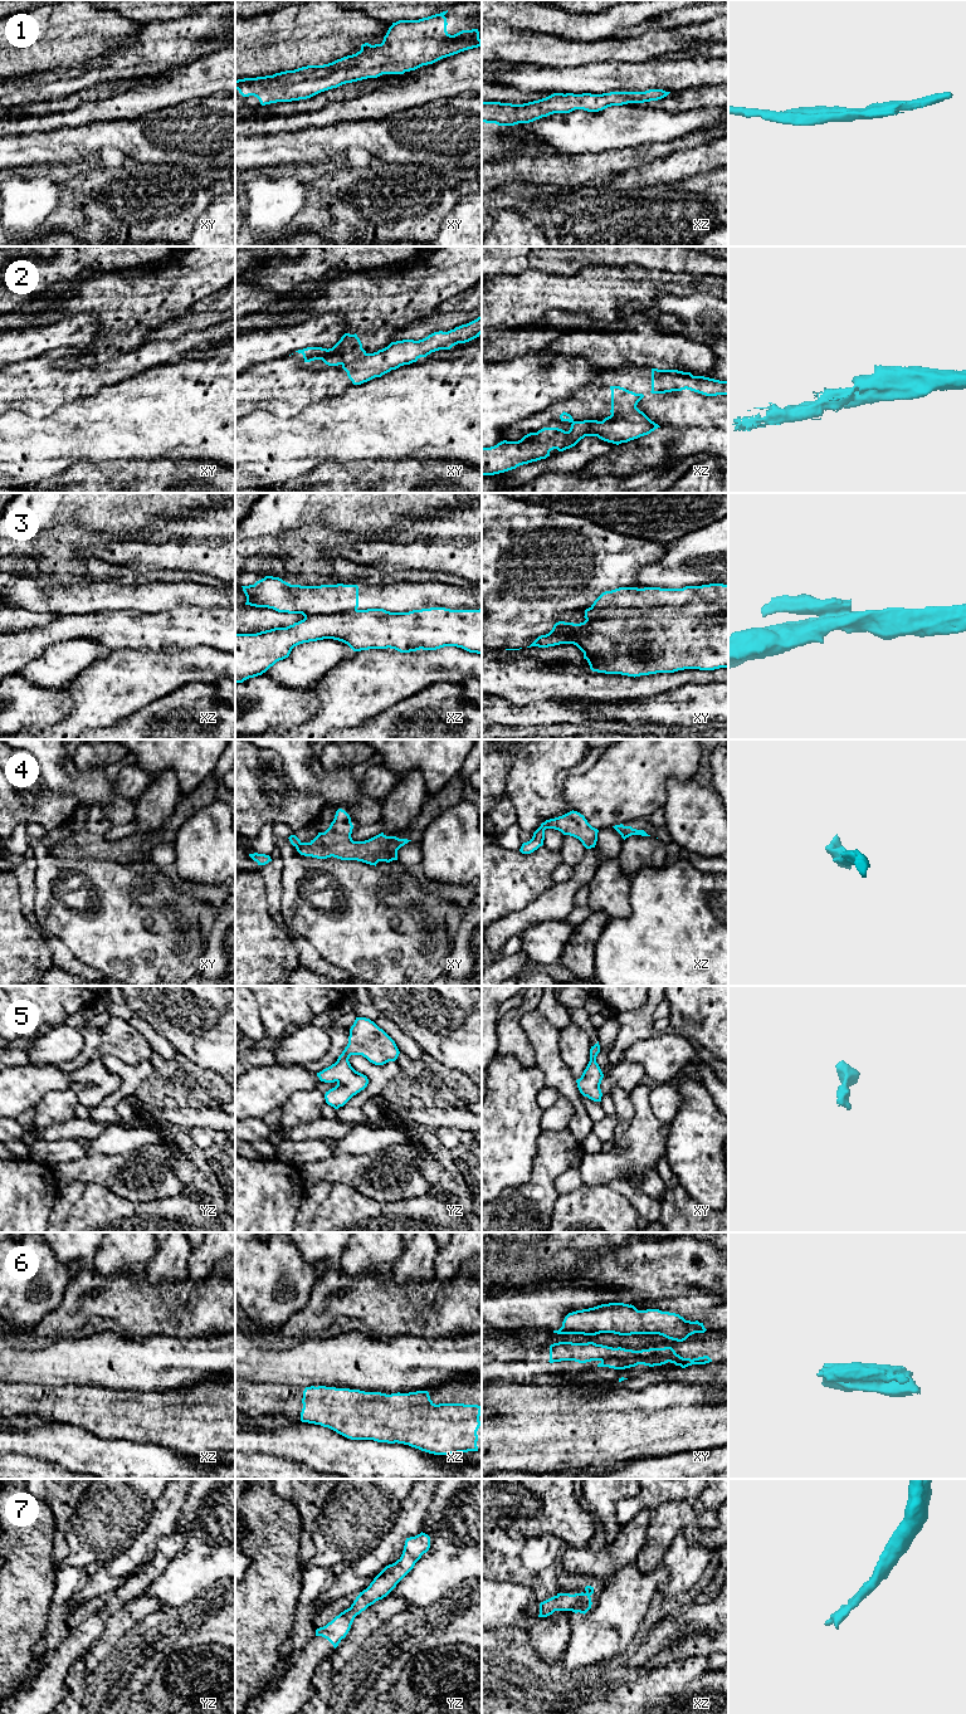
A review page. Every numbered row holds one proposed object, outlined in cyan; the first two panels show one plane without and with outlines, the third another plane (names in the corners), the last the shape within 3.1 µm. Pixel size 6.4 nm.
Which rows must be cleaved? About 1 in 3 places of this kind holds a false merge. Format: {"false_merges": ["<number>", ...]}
{"false_merges": ["2", "3"]}

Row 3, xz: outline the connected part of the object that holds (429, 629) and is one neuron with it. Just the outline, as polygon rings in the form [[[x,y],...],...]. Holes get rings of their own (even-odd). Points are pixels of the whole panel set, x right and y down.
[[[430,607],[409,612],[390,612],[384,609],[353,610],[309,615],[287,628],[274,628],[257,634],[235,634],[235,683],[262,675],[277,661],[288,658],[294,646],[323,639],[342,641],[353,651],[390,648],[400,653],[410,653],[420,649],[457,646],[469,653],[482,654],[482,609]]]

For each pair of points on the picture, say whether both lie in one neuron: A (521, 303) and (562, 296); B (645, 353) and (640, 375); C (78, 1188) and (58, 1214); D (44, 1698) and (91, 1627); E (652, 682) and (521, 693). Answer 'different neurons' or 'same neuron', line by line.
A: same neuron
B: different neurons
C: same neuron
D: same neuron
E: same neuron

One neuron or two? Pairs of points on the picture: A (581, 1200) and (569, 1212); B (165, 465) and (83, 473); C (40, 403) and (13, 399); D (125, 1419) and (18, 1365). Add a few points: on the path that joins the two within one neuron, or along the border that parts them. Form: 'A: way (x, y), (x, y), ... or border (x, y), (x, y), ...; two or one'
A: way (579, 1202), (571, 1210); one
B: way (145, 473), (103, 473); one
C: way (34, 399), (19, 399); one
D: border (32, 1383), (52, 1387), (67, 1386); two

